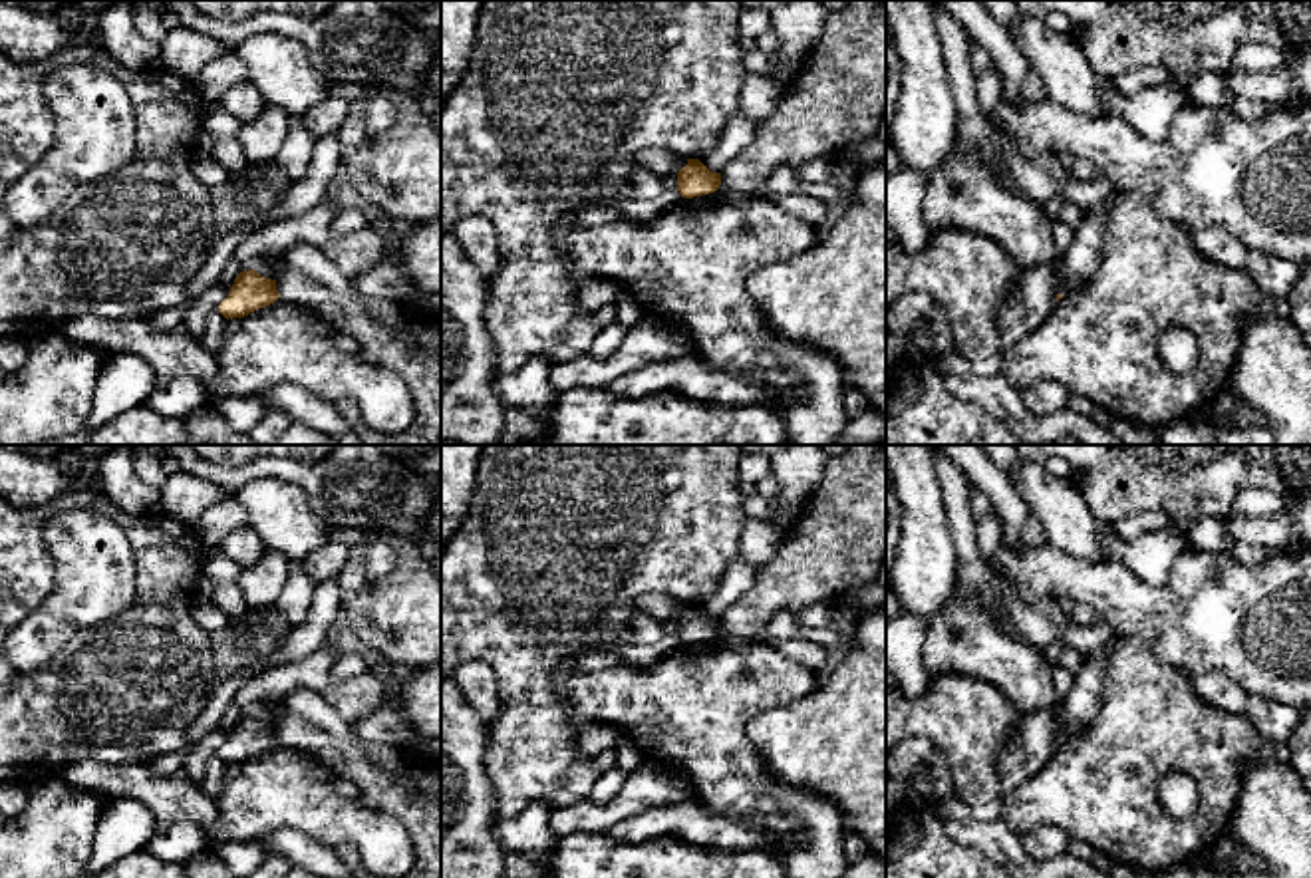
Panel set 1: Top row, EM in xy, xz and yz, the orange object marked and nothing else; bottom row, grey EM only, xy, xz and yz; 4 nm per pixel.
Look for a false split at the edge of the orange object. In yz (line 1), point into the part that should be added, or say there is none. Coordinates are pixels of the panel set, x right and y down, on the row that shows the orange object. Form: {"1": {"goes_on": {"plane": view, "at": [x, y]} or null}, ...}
{"1": {"goes_on": null}}

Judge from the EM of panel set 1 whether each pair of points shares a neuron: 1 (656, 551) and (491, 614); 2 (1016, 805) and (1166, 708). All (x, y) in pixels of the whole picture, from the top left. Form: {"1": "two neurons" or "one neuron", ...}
{"1": "one neuron", "2": "one neuron"}

